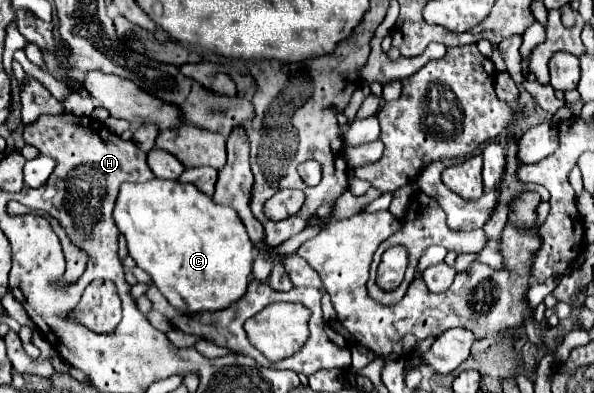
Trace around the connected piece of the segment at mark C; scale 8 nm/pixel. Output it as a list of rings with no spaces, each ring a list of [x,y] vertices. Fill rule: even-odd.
[[[162,179],[122,183],[114,223],[128,241],[130,257],[152,277],[174,309],[216,311],[244,295],[254,261],[246,227],[234,209],[216,205],[192,183]]]

